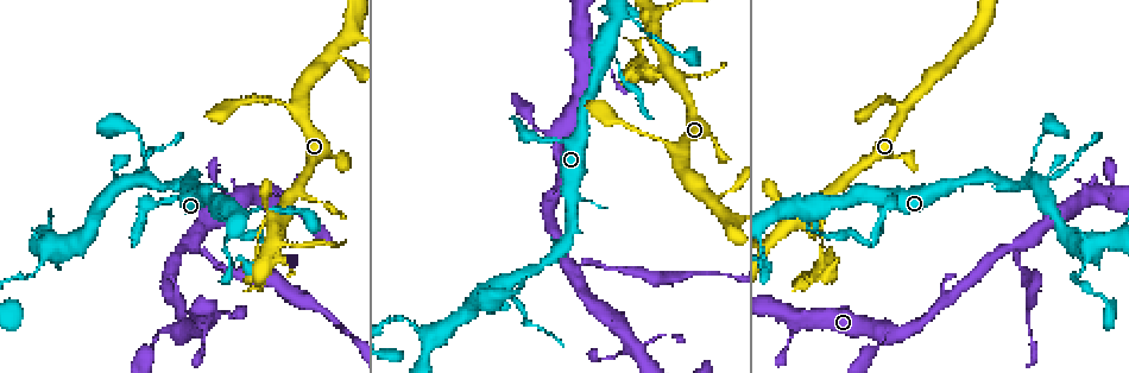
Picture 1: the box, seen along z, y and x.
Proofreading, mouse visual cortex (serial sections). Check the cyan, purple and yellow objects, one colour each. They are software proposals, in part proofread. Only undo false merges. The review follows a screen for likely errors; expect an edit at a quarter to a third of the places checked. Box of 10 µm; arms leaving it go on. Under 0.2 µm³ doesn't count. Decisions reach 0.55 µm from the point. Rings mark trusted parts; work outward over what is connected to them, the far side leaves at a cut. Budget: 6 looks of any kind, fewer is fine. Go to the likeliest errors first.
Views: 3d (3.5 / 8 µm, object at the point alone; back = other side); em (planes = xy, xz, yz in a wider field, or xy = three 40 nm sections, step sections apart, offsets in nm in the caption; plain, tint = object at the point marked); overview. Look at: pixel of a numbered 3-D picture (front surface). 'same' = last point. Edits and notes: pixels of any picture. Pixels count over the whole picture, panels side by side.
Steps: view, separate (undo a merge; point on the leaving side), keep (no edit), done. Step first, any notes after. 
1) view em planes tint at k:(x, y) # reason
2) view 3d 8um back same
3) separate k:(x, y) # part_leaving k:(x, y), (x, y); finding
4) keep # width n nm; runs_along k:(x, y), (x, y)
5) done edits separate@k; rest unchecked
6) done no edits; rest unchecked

view 3d 3.5um at 1:(821, 250) # calibre changes

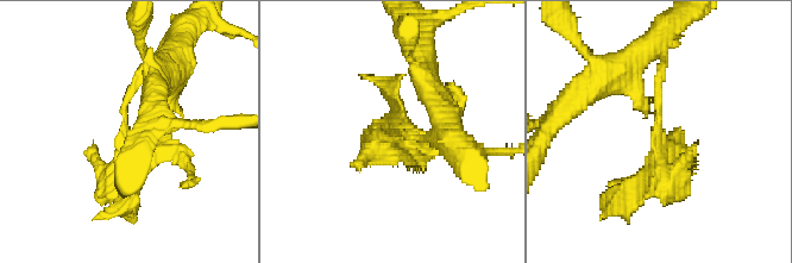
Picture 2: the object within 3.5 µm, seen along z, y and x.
view em xy step 2 tint at 2:(124, 138) # now the EM

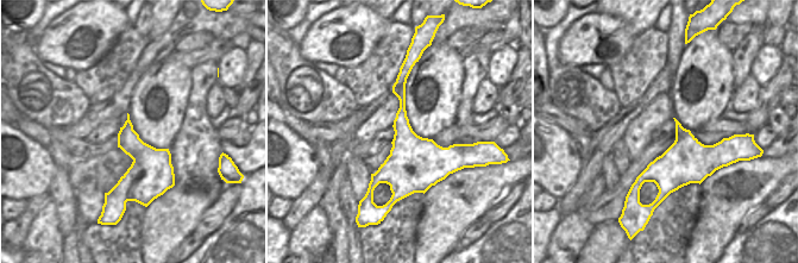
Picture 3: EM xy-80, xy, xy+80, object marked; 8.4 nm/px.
keep # width 400 nm; runs_along 2:(665, 66), (659, 83), (661, 156), (628, 204); continuous, no second cell

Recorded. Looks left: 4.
view 3d 3.5um back at 1:(558, 145) # small branch off a trunk

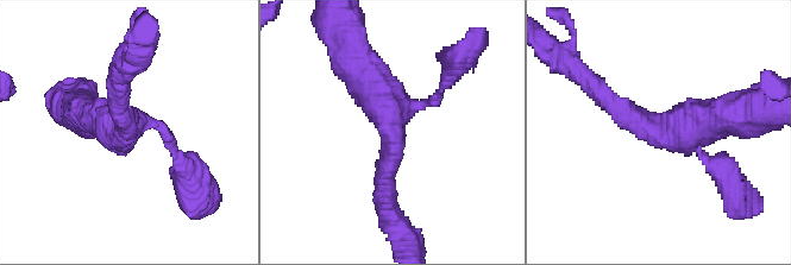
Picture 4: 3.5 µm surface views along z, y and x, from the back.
view em planes tint at 4:(392, 134) # arms 3; arm_widths 150, 250, 500 nm

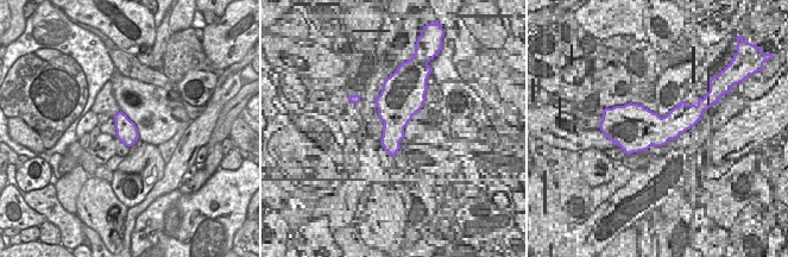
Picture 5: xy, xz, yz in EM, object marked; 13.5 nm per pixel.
keep # runs_along 4:(349, 54), (393, 114), (384, 184); continuous, no second cell

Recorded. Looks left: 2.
view 3d 3.5um at 1:(1022, 244)

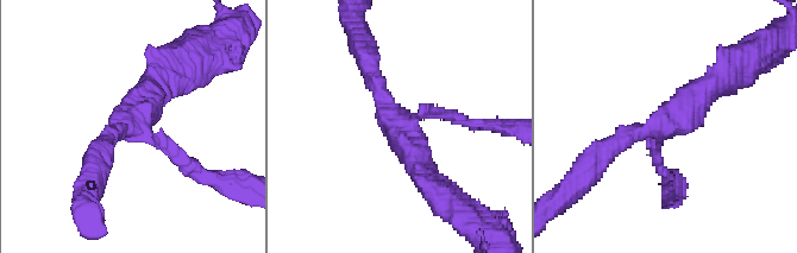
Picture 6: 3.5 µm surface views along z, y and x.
view em xy step 2 tint at 6:(662, 128) # arms 3; arm_widths 150, 300, 350 nm; now the EM

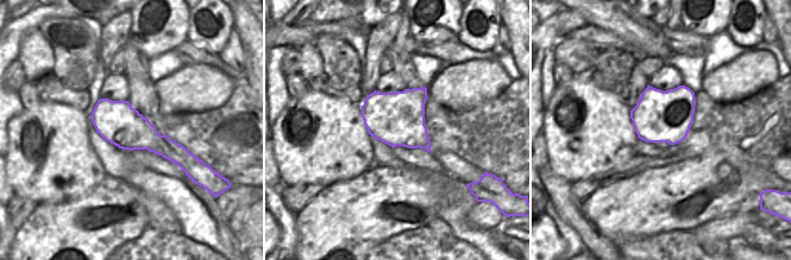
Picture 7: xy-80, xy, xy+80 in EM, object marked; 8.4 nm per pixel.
separate 6:(183, 158) # width 460 nm; part_leaving 6:(152, 137), (200, 174), (248, 191); a second cell is stuck on

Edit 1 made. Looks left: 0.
done edits separate@6; rest unchecked

